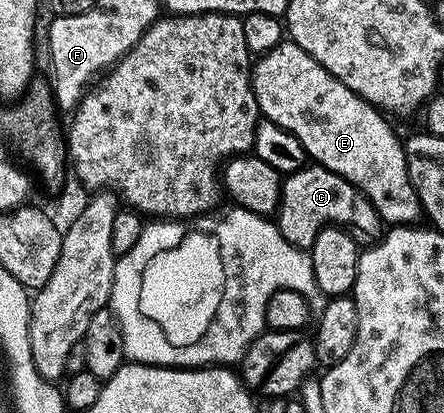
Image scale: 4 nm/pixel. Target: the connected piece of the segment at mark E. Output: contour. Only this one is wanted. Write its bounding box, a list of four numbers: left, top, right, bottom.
[250,42,421,226]

